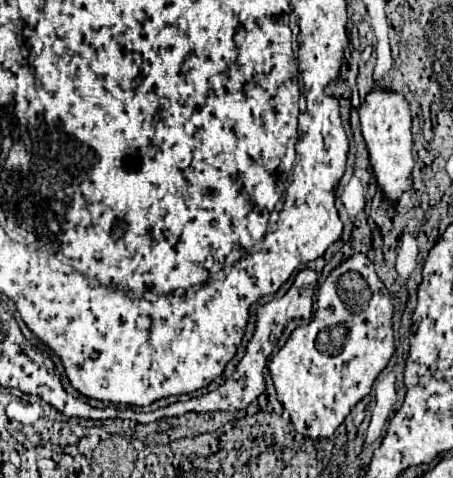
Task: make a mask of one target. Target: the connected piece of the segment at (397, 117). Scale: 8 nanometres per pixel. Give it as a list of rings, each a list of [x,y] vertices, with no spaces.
[[[374,90],[366,96],[366,102],[360,108],[360,128],[368,148],[370,164],[378,182],[378,188],[384,194],[384,200],[396,204],[400,196],[412,186],[412,132],[410,132],[410,108],[402,94],[390,90]]]

